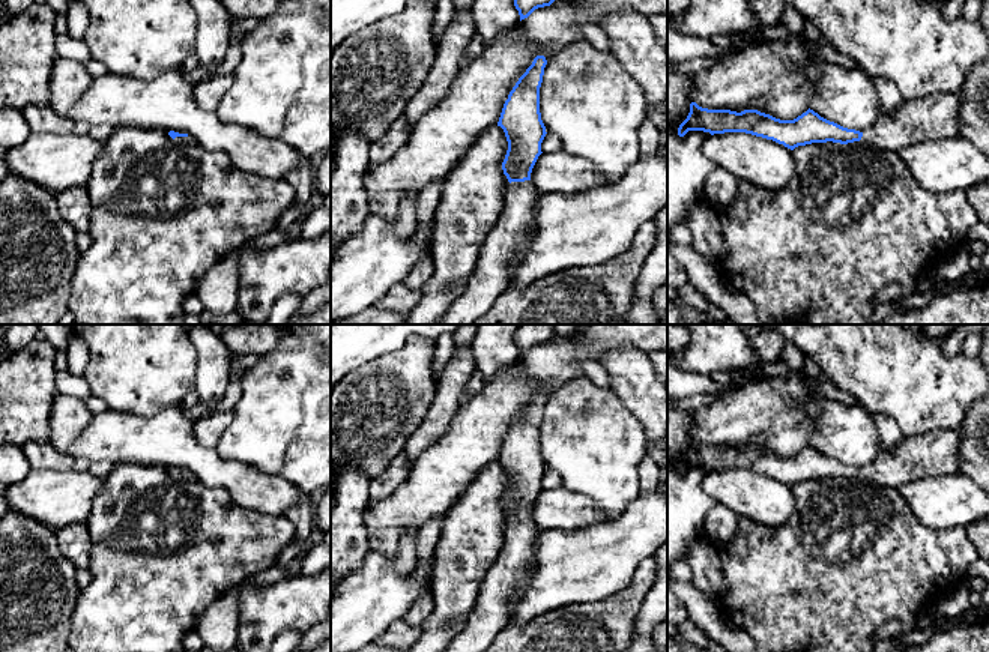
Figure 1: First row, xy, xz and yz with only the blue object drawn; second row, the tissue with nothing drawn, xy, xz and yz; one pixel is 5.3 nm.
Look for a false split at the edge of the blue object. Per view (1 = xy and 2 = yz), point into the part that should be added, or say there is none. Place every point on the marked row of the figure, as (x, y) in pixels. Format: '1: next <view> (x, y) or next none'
1: next xy (187, 140)
2: next yz (935, 117)

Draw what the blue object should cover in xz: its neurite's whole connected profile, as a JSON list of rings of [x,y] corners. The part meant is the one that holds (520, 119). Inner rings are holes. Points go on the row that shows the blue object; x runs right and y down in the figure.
[[[537,56],[504,104],[498,122],[508,141],[502,162],[510,182],[504,210],[479,249],[464,291],[437,324],[473,324],[482,317],[508,288],[513,266],[525,257],[531,245],[541,197],[531,182],[531,173],[543,153],[541,143],[547,134],[540,113],[540,87],[546,65],[546,57]]]

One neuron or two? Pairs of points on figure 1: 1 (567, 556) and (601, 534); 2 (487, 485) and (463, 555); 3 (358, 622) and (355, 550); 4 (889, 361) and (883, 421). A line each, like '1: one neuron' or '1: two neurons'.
1: one neuron
2: one neuron
3: two neurons
4: two neurons

